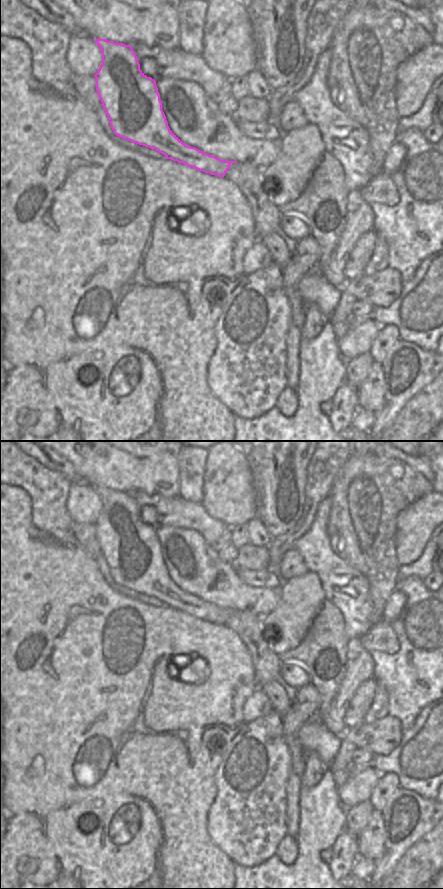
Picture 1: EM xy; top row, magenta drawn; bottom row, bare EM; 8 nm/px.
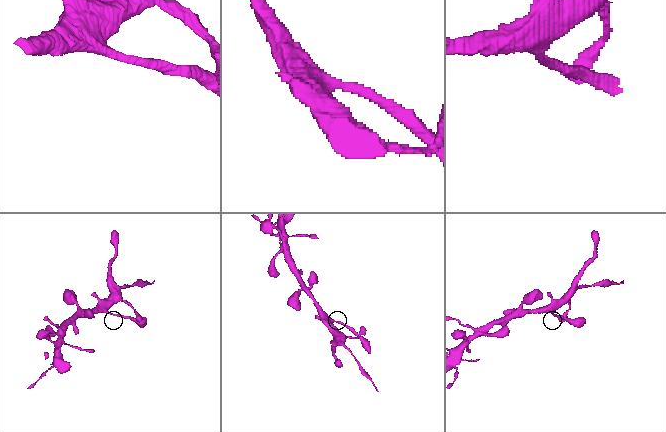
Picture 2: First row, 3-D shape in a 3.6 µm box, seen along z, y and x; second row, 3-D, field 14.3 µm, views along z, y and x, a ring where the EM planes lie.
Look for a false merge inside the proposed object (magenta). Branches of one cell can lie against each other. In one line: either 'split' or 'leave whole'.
leave whole

